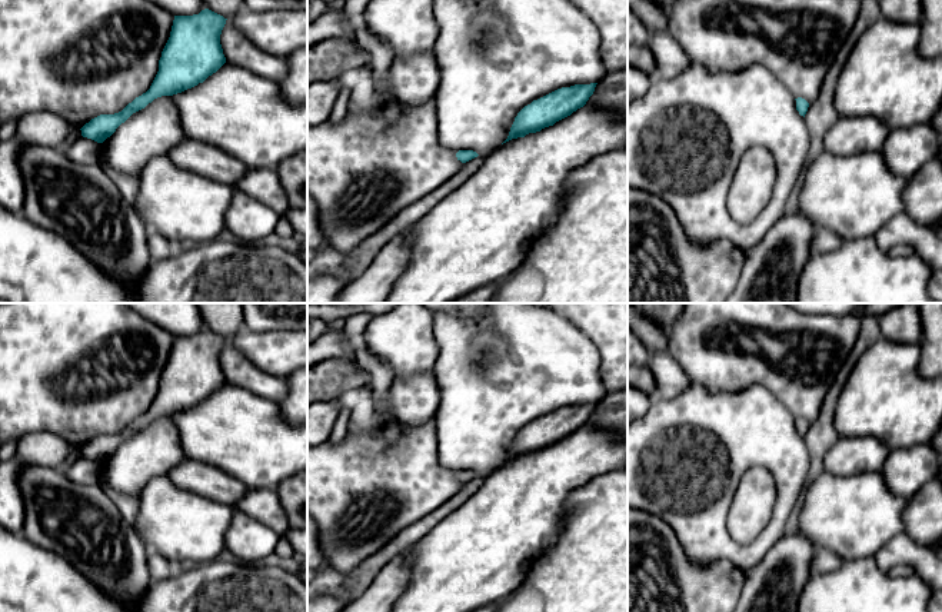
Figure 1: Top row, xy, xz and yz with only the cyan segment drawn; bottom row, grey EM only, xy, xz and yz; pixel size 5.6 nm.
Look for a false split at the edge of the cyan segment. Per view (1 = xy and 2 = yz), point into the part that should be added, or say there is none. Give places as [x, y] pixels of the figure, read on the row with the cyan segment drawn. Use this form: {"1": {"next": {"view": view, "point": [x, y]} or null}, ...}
{"1": {"next": null}, "2": {"next": null}}

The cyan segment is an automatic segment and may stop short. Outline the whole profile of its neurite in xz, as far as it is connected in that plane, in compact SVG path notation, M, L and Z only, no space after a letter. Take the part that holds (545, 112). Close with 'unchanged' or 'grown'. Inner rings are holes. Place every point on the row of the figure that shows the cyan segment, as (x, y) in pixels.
M598 83L562 87L533 100L517 113L509 136L503 143L512 139L525 137L529 133L540 132L570 116L586 104L593 94L596 84Z; unchanged

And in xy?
M209 9L193 16L174 16L150 89L122 112L91 119L80 129L81 136L103 143L133 113L144 109L154 99L182 93L216 73L226 63L220 44L226 20Z; unchanged

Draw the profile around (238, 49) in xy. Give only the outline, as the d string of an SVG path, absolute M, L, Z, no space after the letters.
M230 19L220 34L220 44L226 61L246 69L259 77L273 83L280 83L287 74L287 60L269 54L254 46Z

